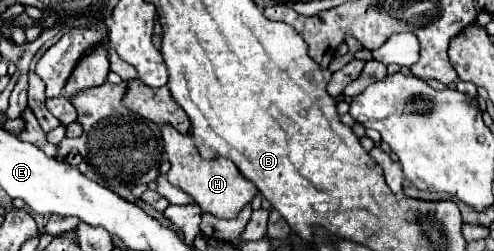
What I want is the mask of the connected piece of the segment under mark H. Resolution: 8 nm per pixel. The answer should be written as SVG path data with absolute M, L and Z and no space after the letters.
M160 125L160 131L164 139L164 153L170 161L168 181L188 193L200 205L202 211L208 211L216 217L236 217L238 211L258 193L258 189L240 175L240 171L230 159L204 159L194 145L190 133L184 135L172 125Z

